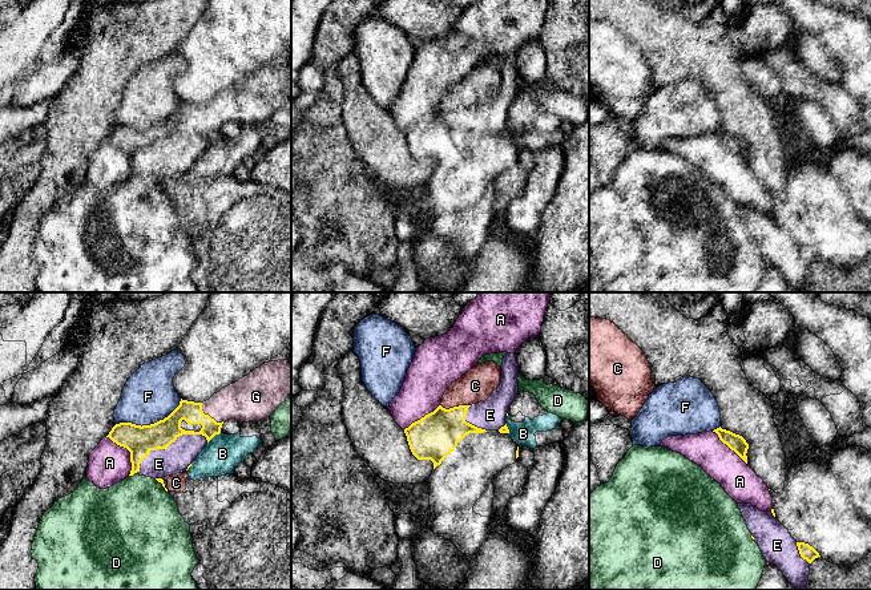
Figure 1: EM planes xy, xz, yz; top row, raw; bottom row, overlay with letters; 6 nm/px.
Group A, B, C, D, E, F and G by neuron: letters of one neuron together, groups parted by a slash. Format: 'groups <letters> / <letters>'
groups A / B E / C / D / F / G

